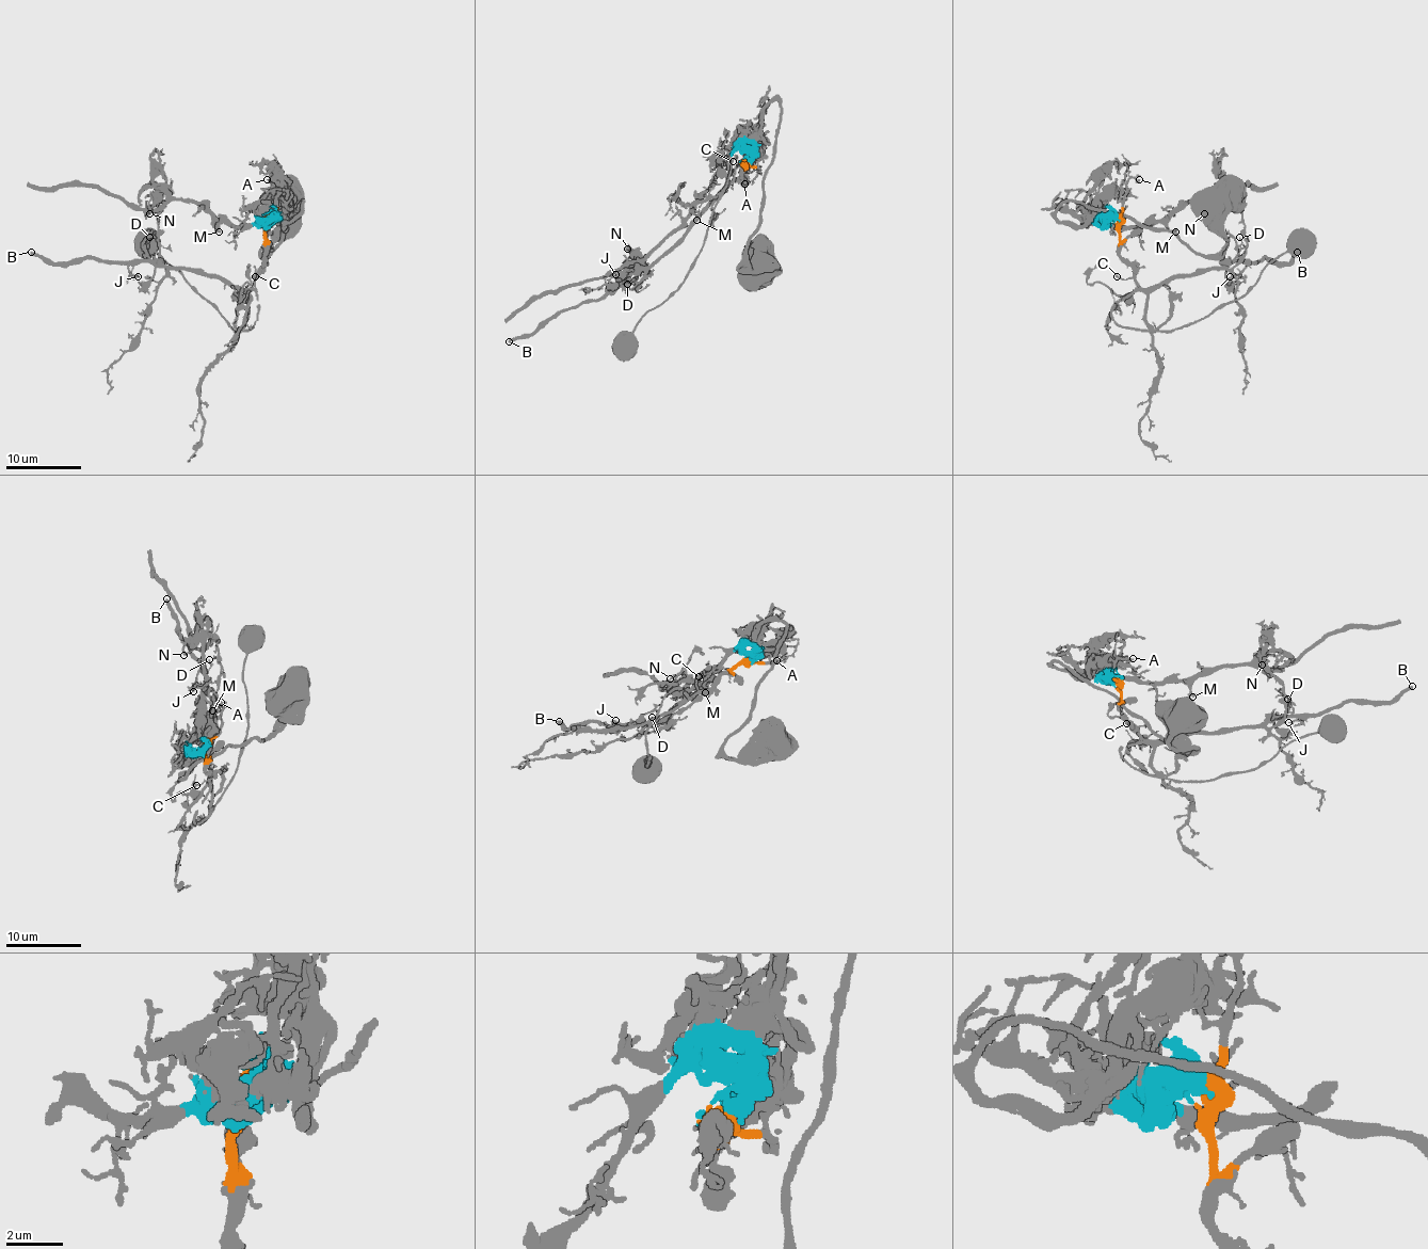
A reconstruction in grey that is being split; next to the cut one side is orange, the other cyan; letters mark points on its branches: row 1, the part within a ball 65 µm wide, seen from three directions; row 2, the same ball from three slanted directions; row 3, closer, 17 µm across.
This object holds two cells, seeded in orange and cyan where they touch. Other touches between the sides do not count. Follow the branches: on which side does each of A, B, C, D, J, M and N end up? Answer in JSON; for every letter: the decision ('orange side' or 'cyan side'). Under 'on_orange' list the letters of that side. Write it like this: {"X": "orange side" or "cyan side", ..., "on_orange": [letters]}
{"A": "orange side", "B": "orange side", "C": "orange side", "D": "orange side", "J": "orange side", "M": "cyan side", "N": "cyan side", "on_orange": ["A", "B", "C", "D", "J"]}

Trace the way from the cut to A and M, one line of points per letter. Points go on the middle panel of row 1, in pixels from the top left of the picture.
A: (742, 159), (759, 170), (744, 183)
M: (744, 159), (742, 154), (735, 151), (722, 169), (716, 183), (695, 204), (693, 213), (698, 221)

